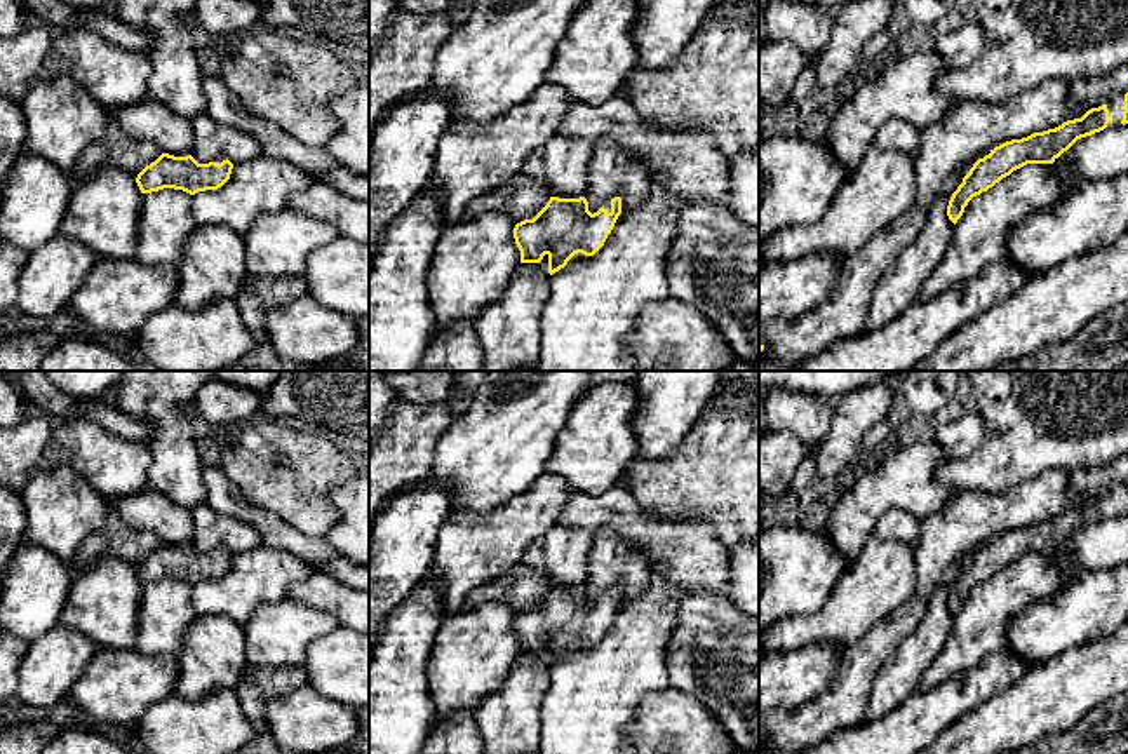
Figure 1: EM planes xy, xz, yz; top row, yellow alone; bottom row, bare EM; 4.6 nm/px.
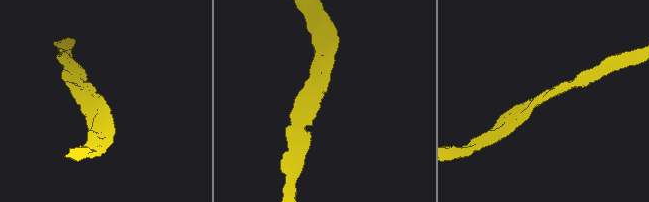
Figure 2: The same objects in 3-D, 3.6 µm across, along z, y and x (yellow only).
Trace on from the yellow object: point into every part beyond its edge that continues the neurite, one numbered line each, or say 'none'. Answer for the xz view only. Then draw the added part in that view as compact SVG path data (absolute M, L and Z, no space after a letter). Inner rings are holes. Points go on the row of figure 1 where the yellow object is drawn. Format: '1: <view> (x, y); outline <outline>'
none

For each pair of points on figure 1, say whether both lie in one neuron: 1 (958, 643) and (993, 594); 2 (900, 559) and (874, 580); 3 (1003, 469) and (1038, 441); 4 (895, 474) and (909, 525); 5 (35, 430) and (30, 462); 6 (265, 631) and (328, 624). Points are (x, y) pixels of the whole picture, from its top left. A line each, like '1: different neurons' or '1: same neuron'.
1: same neuron
2: same neuron
3: same neuron
4: different neurons
5: same neuron
6: same neuron

